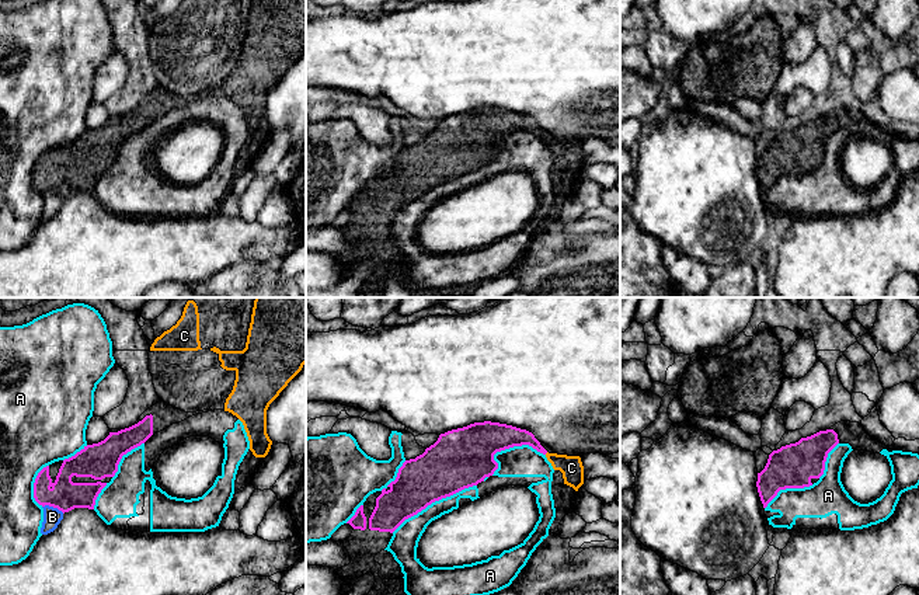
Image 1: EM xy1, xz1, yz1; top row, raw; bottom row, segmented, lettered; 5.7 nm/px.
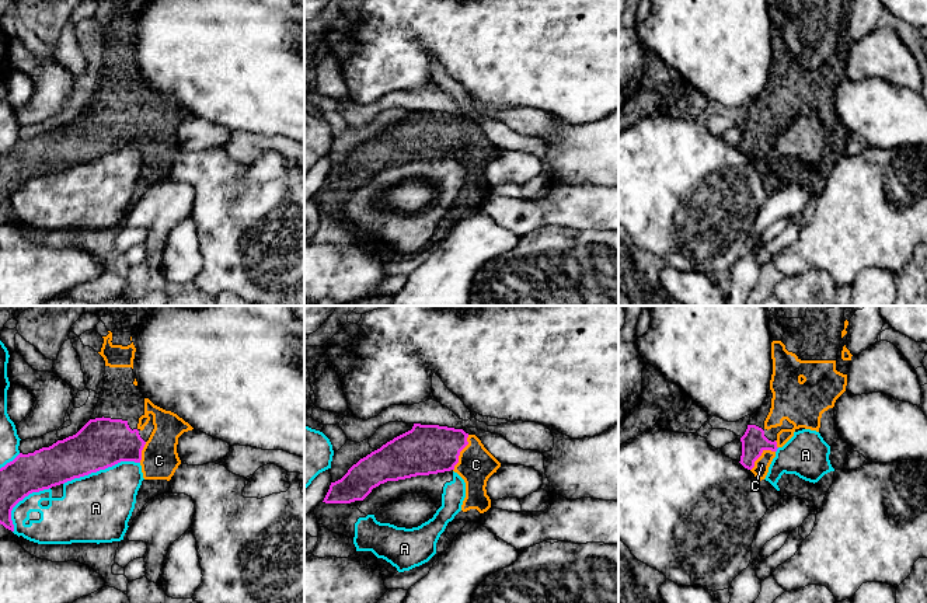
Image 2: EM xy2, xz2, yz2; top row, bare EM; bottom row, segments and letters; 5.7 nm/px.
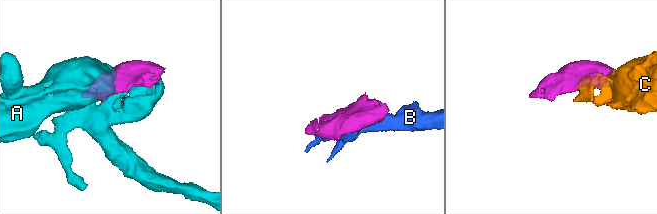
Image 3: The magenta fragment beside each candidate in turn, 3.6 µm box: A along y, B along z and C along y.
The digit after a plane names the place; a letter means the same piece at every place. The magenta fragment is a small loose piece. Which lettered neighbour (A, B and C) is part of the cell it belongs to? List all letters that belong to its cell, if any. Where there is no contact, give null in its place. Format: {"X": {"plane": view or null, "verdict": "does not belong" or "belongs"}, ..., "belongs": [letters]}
{"A": {"plane": "xz1", "verdict": "does not belong"}, "B": {"plane": "xy1", "verdict": "does not belong"}, "C": {"plane": "xz2", "verdict": "belongs"}, "belongs": ["C"]}

